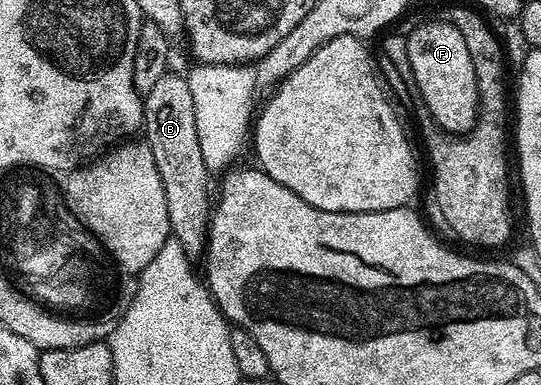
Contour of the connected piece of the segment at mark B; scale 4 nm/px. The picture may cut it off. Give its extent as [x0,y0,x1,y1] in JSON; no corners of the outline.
[142,70,212,258]

